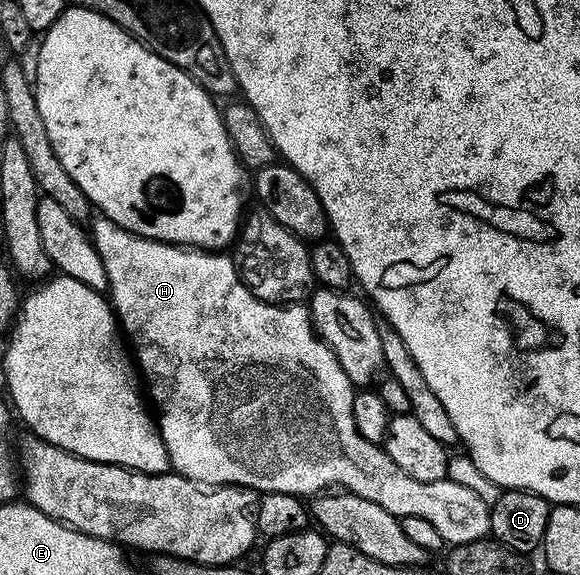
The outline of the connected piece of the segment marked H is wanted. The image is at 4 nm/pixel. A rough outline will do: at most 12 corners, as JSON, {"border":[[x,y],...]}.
{"border":[[90,220],[174,474],[488,538],[353,425],[306,306]]}

